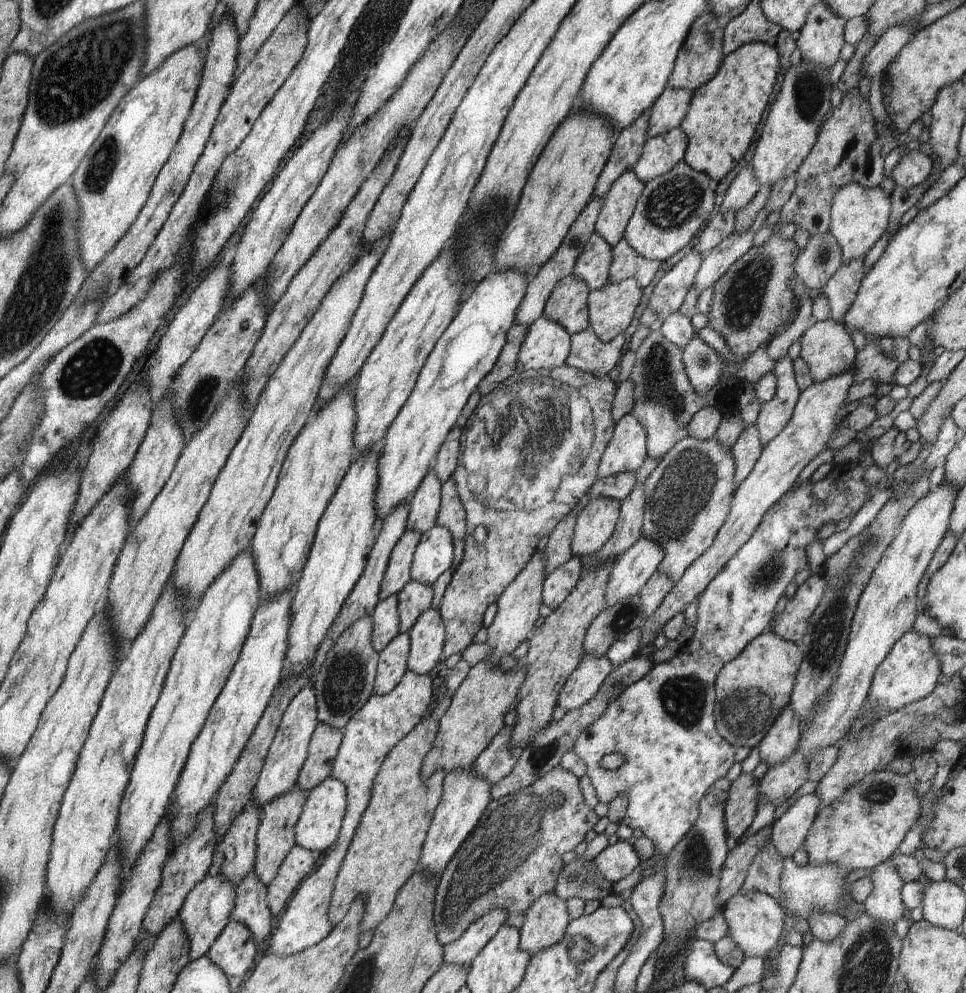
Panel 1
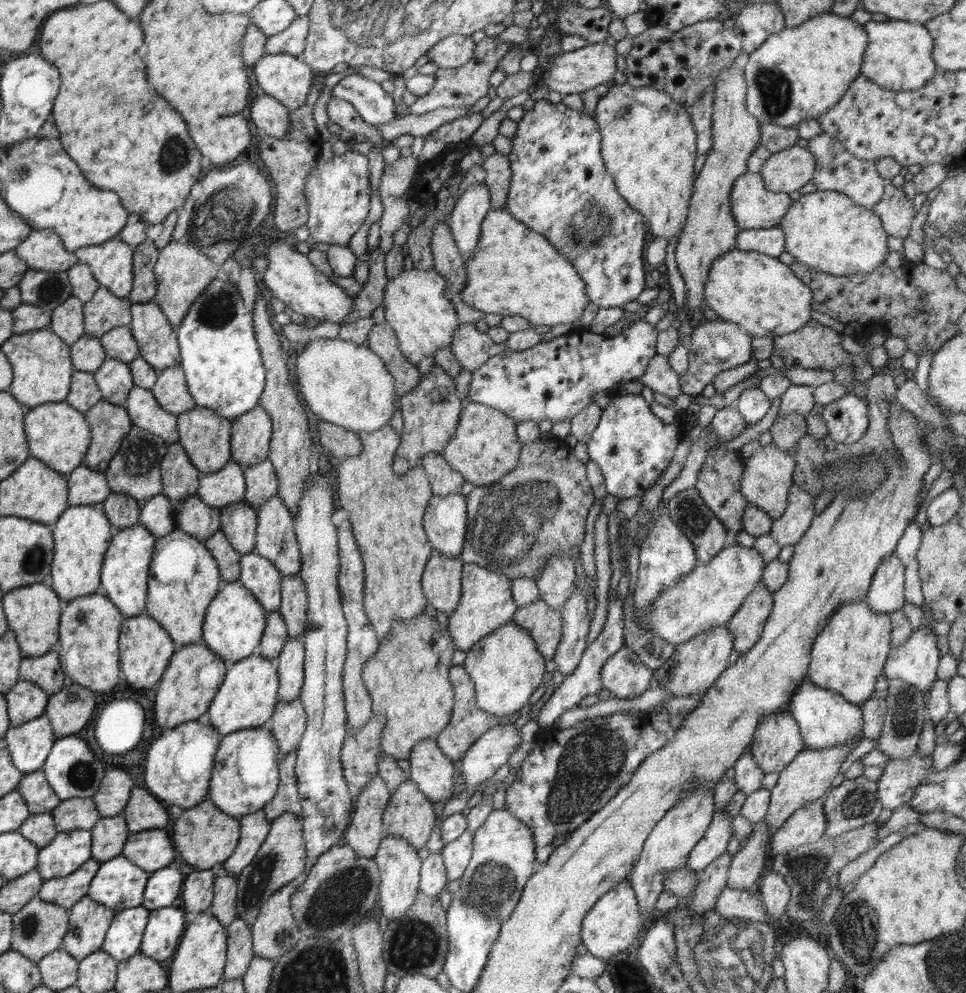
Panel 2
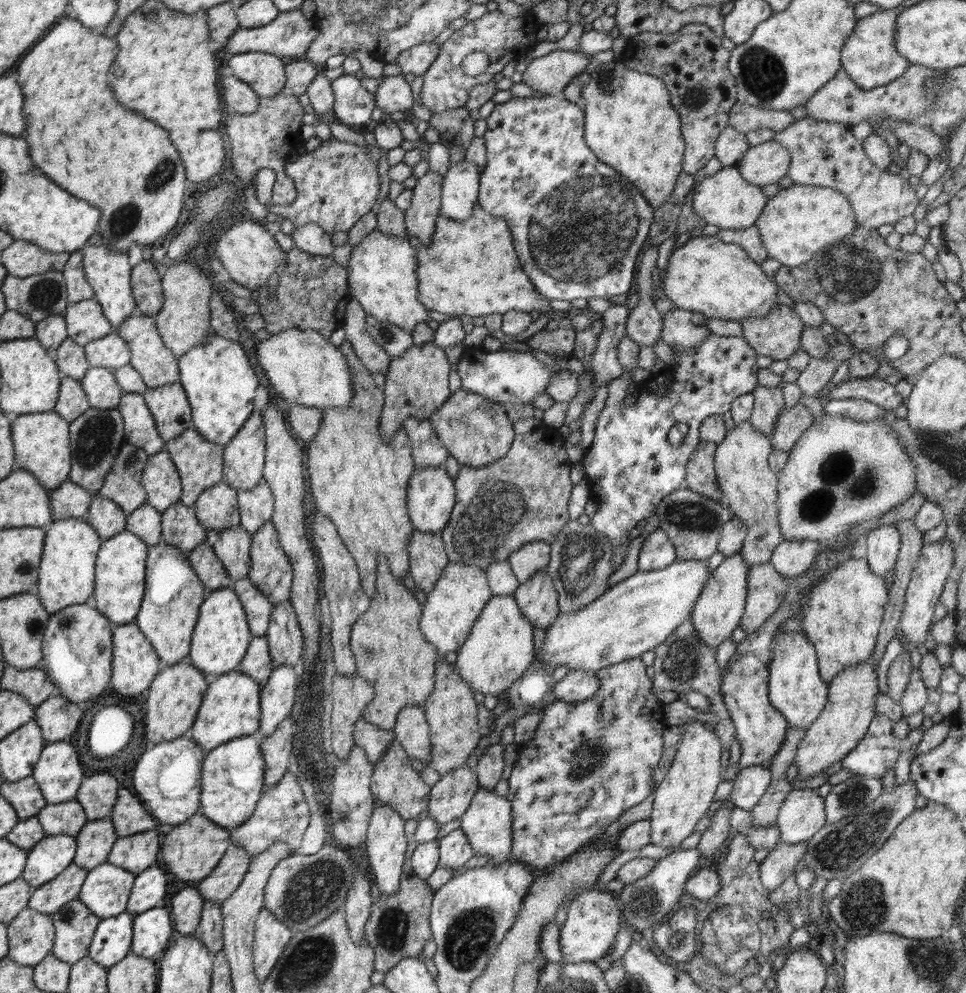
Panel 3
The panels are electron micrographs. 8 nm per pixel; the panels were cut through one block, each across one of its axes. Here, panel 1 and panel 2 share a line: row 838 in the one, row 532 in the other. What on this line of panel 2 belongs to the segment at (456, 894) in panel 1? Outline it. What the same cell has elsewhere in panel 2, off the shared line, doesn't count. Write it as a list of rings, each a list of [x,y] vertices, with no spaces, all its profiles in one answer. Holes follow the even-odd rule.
[[[548,436],[547,439],[532,441],[522,445],[520,458],[518,464],[509,473],[506,473],[494,487],[475,486],[470,494],[465,497],[467,502],[467,525],[466,525],[466,544],[464,550],[460,554],[462,563],[473,563],[484,569],[490,570],[494,573],[501,573],[508,577],[508,579],[528,578],[530,580],[538,580],[542,574],[542,568],[548,562],[550,556],[554,554],[566,554],[568,558],[580,558],[580,547],[584,542],[584,526],[586,526],[586,516],[588,511],[592,508],[595,498],[592,492],[592,487],[588,479],[586,479],[586,467],[577,457],[574,456],[573,449],[566,443],[565,439],[558,439],[554,436]]]

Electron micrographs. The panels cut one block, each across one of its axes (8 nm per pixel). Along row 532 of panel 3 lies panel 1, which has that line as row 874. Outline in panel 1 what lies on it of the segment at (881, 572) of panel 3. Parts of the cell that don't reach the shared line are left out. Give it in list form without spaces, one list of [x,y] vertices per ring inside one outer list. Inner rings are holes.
[[[888,859],[875,866],[868,876],[872,880],[872,891],[863,902],[865,911],[879,921],[895,924],[903,916],[905,904],[901,899],[904,886],[894,863]]]

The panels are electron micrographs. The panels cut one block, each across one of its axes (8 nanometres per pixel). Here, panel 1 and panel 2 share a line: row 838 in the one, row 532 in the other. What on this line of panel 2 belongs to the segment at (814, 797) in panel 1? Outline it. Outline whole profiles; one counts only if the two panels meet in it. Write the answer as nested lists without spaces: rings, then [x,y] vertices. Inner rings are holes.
[[[798,483],[791,486],[788,502],[782,516],[771,526],[770,536],[780,547],[794,547],[814,520],[814,498]]]

